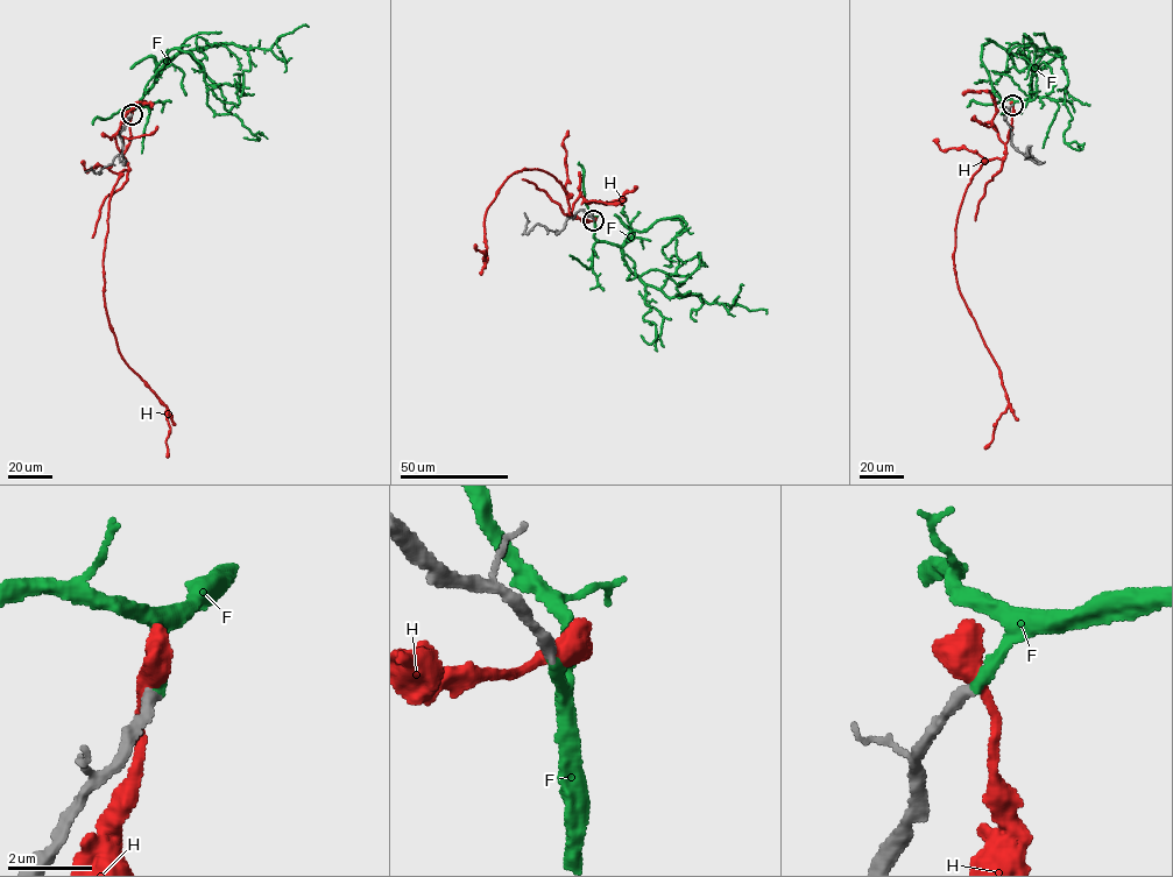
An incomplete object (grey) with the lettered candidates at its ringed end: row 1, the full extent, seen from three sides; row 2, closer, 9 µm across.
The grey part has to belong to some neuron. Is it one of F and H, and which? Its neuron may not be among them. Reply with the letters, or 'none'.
F

